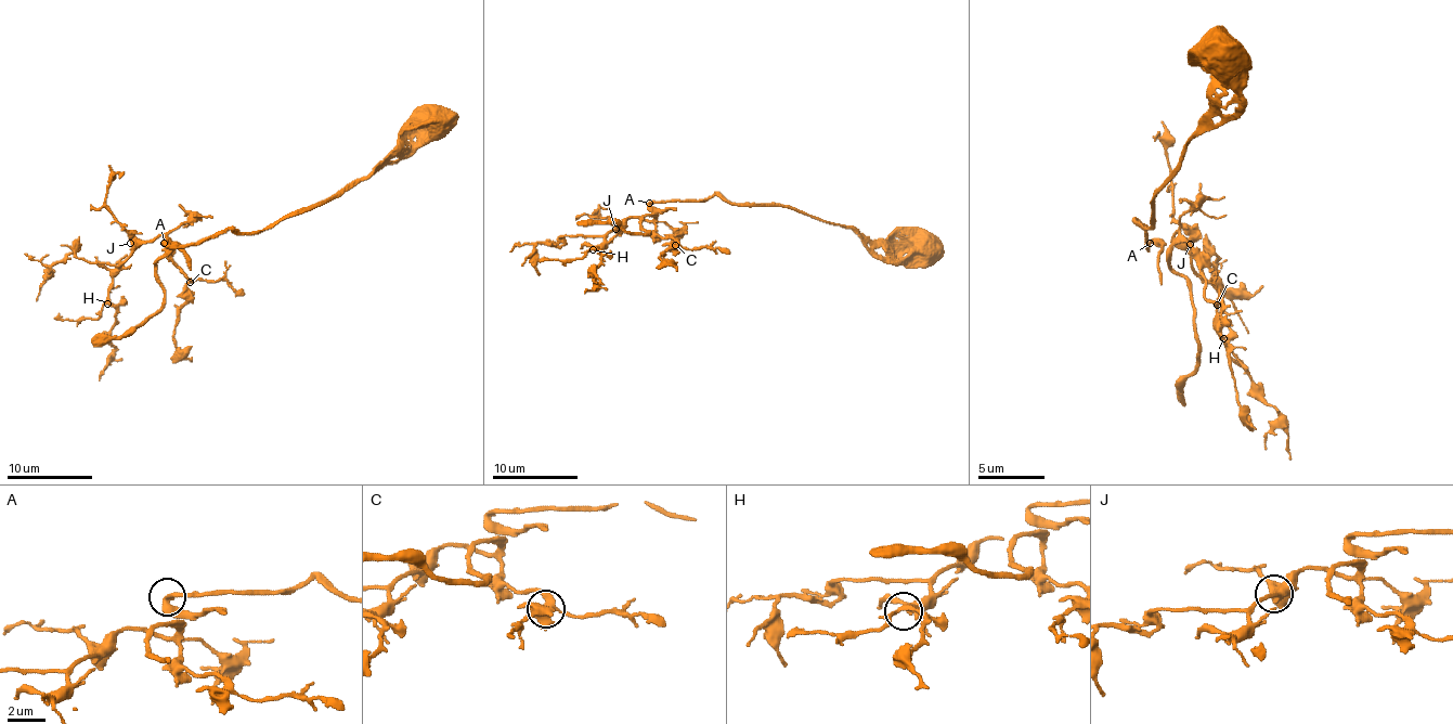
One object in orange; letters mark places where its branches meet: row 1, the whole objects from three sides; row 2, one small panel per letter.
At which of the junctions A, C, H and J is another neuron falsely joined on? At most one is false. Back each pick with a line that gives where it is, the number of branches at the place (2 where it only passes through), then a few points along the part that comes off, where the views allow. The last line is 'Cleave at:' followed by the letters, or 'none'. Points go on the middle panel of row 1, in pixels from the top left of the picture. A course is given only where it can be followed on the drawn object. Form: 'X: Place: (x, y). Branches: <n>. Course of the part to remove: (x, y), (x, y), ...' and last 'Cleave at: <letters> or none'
Cleave at: none

